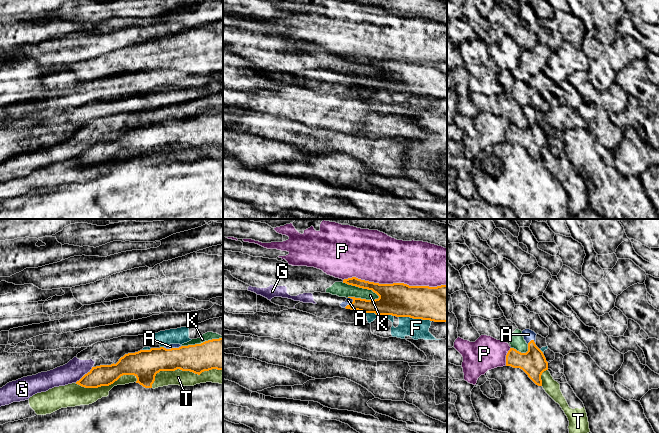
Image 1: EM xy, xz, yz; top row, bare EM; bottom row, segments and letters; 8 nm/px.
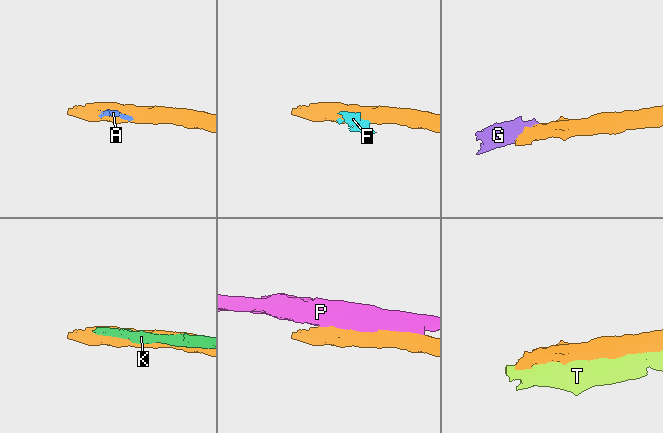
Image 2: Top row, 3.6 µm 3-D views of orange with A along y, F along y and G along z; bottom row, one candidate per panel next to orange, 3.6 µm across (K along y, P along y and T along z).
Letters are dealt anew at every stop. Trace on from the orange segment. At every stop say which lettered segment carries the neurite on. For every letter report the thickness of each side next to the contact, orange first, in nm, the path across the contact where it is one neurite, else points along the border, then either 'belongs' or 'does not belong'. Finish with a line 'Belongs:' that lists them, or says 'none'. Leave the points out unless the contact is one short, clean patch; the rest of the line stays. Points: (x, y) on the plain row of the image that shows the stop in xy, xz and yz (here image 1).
A: calibres 220 and 40 nm; does not belong
F: calibres 280 and 160 nm; does not belong
G: calibres 180 and 170 nm; border xy (92, 142), (75, 158); does not belong
K: calibres 190 and 120 nm; does not belong
P: calibres 280 and 400 nm; does not belong
T: calibres 220 and 130 nm; does not belong
Belongs: none

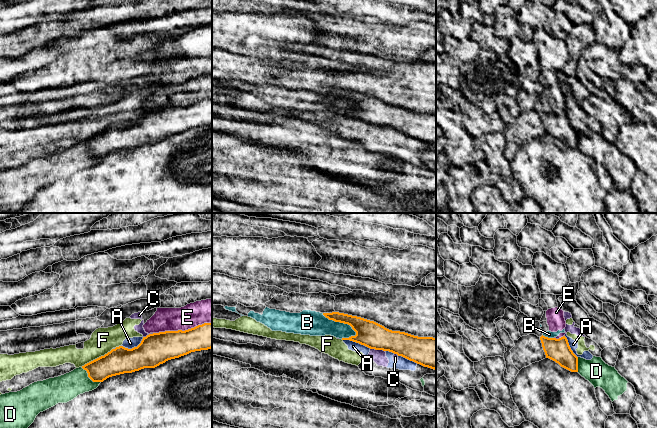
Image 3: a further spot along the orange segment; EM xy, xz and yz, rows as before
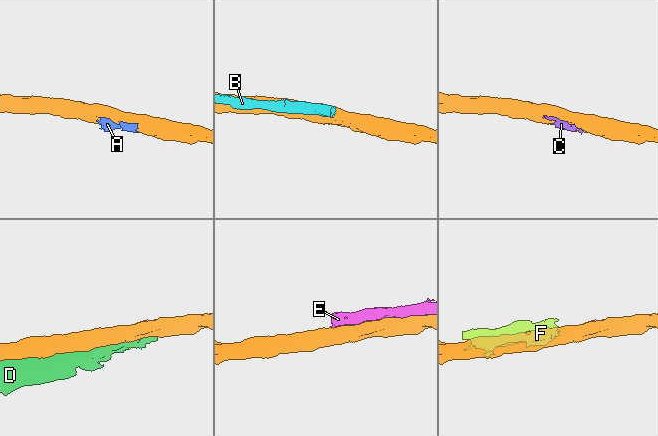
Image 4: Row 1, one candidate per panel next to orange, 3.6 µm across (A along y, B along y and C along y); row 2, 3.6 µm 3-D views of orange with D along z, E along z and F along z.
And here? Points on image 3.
A: calibres 200 and 70 nm; does not belong
B: calibres 200 and 200 nm; does not belong
C: calibres 200 and 110 nm; border xz (370, 124), (384, 127); does not belong
D: calibres 200 and 220 nm; does not belong
E: calibres 260 and 190 nm; does not belong
F: calibres 220 and 200 nm; does not belong
Belongs: none

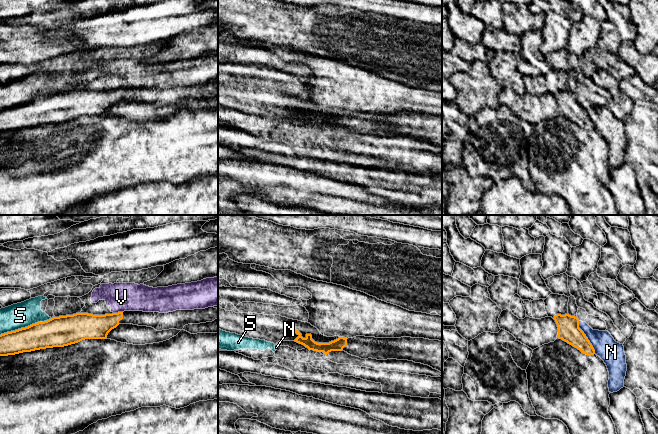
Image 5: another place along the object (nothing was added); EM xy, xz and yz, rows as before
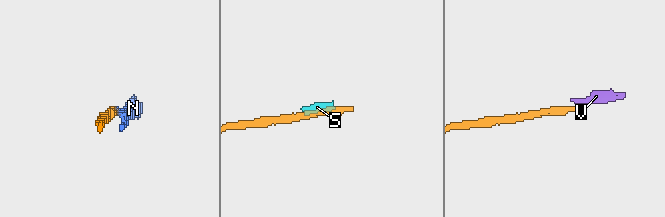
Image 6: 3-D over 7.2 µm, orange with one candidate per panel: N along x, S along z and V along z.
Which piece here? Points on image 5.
N: calibres 180 and 190 nm; does not belong
S: calibres 240 and 200 nm; does not belong
V: calibres 190 and 220 nm; does not belong
Belongs: none

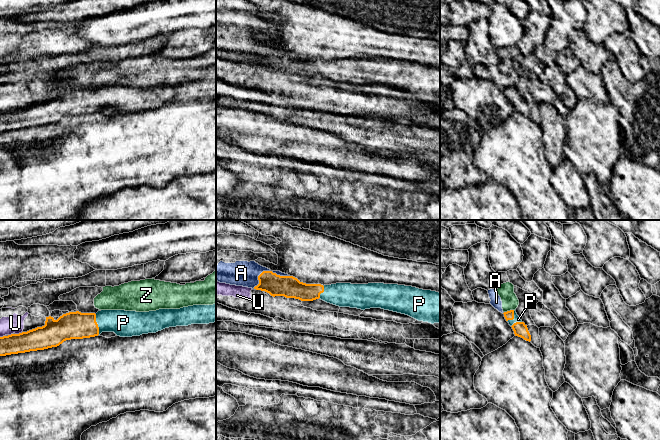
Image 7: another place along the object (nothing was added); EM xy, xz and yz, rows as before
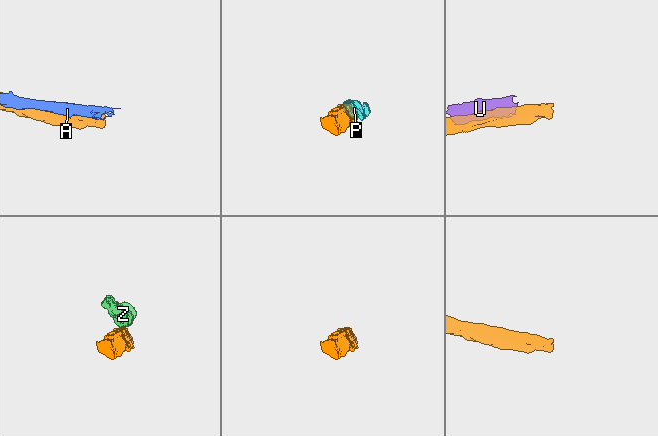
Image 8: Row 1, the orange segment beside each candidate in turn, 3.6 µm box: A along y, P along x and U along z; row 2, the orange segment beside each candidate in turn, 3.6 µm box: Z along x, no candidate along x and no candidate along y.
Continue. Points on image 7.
A: calibres 180 and 200 nm; does not belong
P: calibres 220 and 220 nm; way xy (74, 101), (97, 100), (123, 99); belongs
U: calibres 190 and 140 nm; does not belong
Z: calibres 80 and 130 nm; does not belong
Belongs: P

